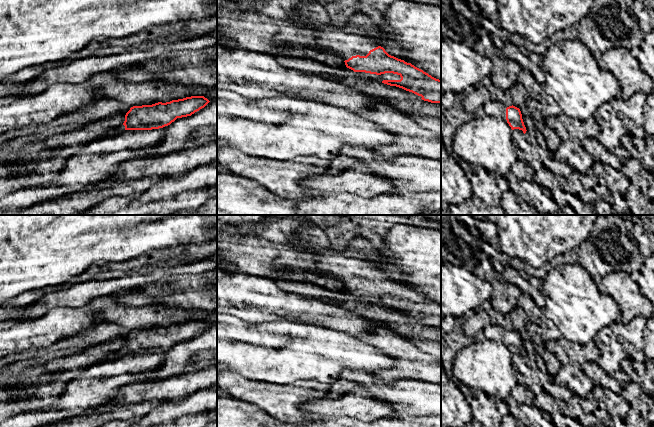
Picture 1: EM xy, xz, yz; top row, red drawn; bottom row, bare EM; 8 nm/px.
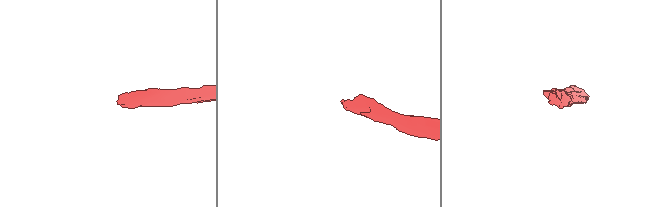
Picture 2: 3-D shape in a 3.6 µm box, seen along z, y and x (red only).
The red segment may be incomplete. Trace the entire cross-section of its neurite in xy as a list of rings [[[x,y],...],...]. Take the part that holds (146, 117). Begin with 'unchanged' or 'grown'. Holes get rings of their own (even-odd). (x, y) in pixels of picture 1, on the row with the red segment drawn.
grown; [[[191,96],[170,102],[133,106],[125,115],[125,121],[110,134],[125,130],[152,130],[170,125],[177,118],[191,116],[210,101],[204,96]]]

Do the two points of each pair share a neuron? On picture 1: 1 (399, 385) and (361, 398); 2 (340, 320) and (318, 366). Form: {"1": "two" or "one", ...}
{"1": "two", "2": "two"}

